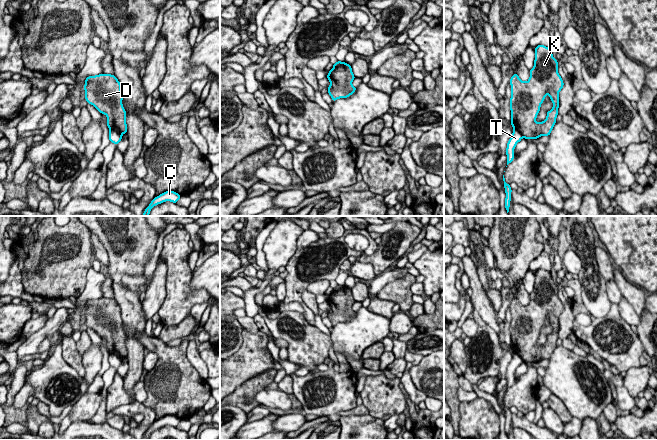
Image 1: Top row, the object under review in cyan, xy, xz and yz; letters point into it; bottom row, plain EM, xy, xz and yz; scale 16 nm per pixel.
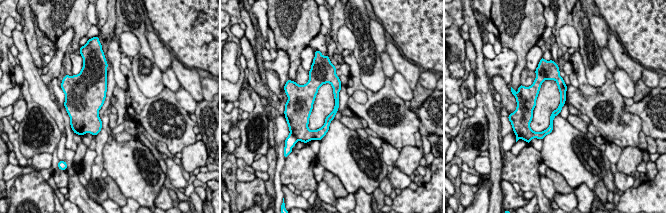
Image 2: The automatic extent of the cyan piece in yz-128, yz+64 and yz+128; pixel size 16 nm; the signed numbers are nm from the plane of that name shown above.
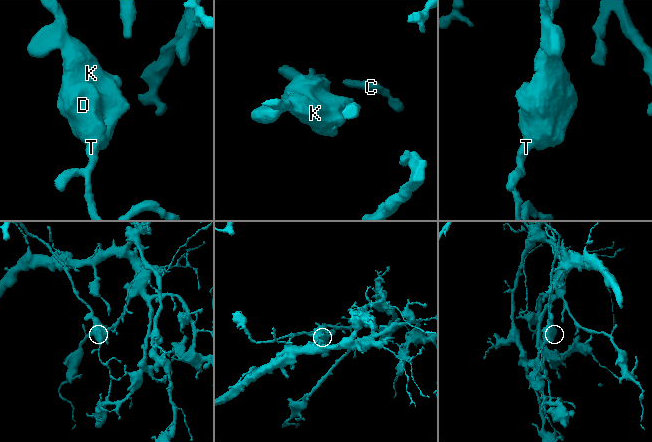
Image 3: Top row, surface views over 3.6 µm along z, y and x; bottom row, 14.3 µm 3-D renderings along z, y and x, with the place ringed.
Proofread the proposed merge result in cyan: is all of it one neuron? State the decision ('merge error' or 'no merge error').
merge error

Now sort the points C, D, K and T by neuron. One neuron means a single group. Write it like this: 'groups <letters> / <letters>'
groups C T / D K

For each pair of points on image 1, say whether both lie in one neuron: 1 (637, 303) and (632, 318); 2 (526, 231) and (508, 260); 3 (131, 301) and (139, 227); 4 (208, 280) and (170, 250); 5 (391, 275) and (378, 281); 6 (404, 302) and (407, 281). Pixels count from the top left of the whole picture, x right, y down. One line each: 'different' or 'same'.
1: different
2: same
3: same
4: different
5: same
6: same

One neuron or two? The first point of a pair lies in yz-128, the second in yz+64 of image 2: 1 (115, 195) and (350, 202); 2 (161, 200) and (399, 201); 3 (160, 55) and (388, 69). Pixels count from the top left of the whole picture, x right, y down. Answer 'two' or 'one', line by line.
1: two
2: two
3: two

